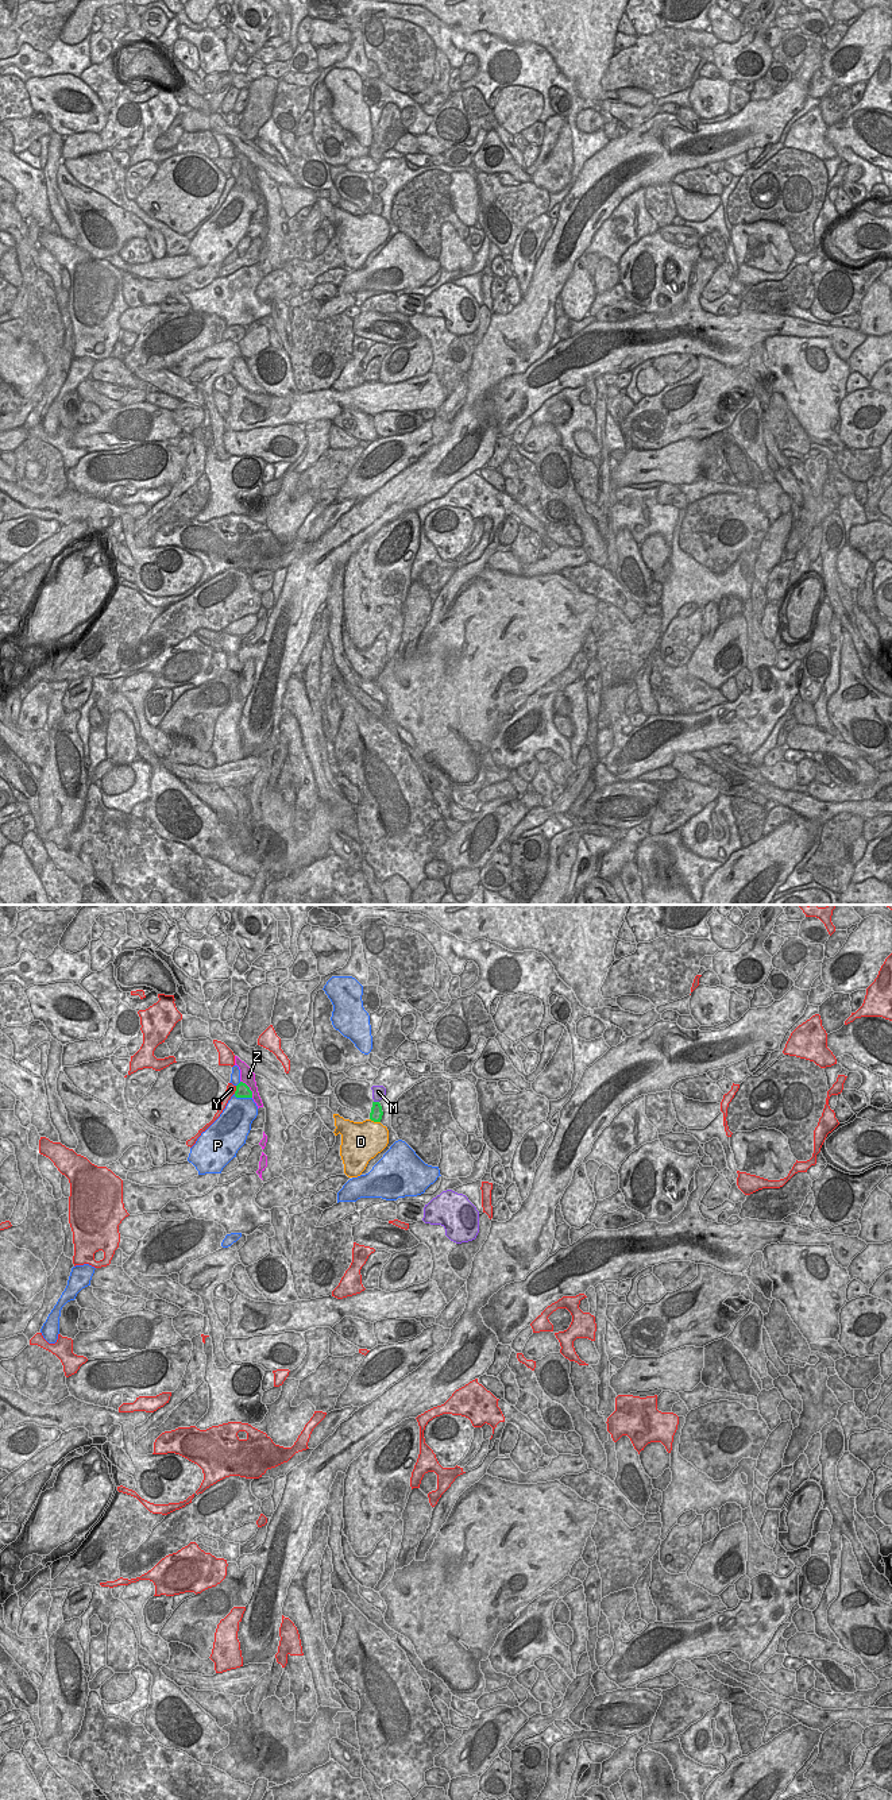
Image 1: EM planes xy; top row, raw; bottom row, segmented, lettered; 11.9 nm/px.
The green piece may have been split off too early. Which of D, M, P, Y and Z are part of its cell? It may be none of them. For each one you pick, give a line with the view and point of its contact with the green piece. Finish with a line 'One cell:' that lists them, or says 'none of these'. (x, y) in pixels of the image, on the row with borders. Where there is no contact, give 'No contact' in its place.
One cell: none of these

